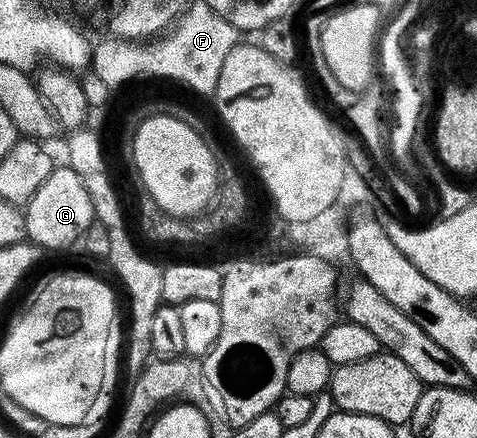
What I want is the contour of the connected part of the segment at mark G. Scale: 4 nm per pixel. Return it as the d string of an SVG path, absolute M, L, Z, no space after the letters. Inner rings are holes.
M69 167L54 168L48 179L40 183L40 191L26 202L24 212L27 238L43 251L66 249L73 241L81 242L89 225L96 221L84 179Z

